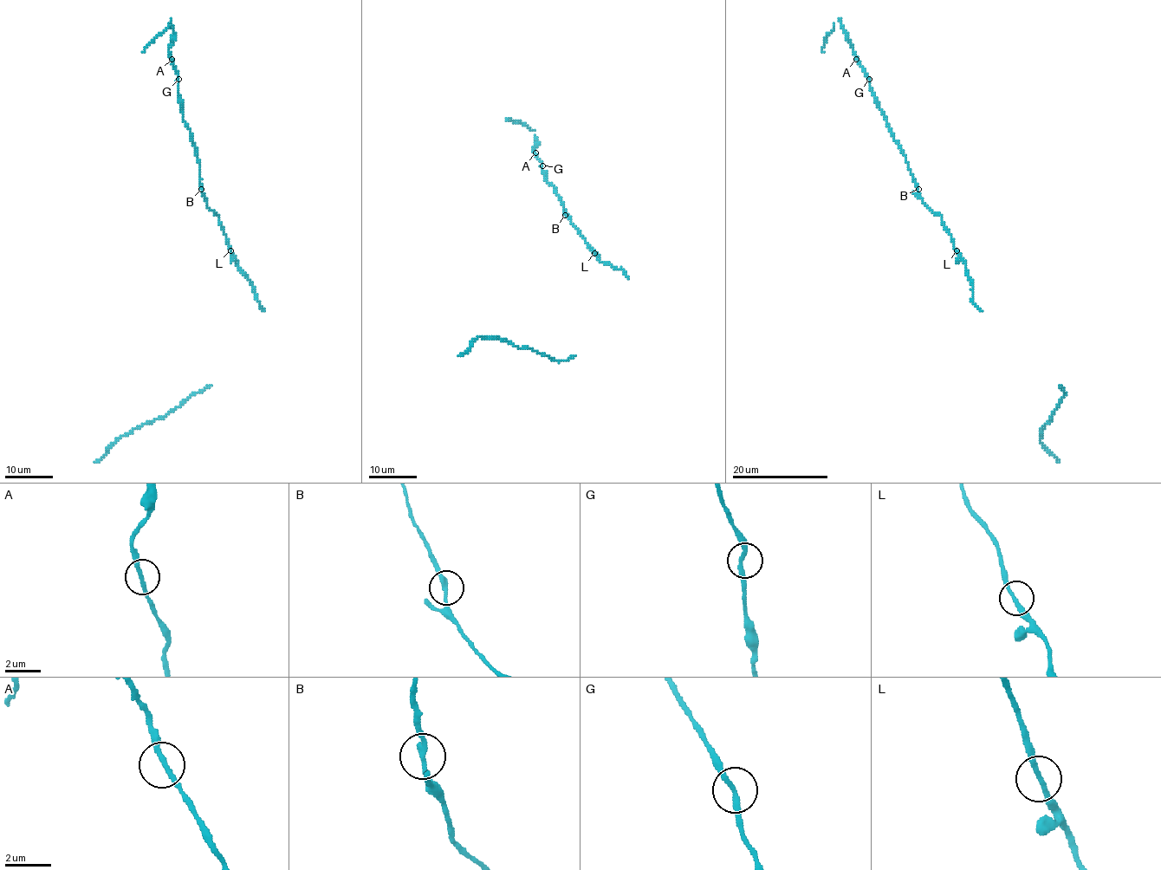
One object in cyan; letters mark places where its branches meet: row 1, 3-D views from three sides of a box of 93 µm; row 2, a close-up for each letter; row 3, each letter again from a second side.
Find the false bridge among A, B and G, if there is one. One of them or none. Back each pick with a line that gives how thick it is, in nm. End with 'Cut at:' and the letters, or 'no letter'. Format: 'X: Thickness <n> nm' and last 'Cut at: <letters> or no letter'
Cut at: no letter

